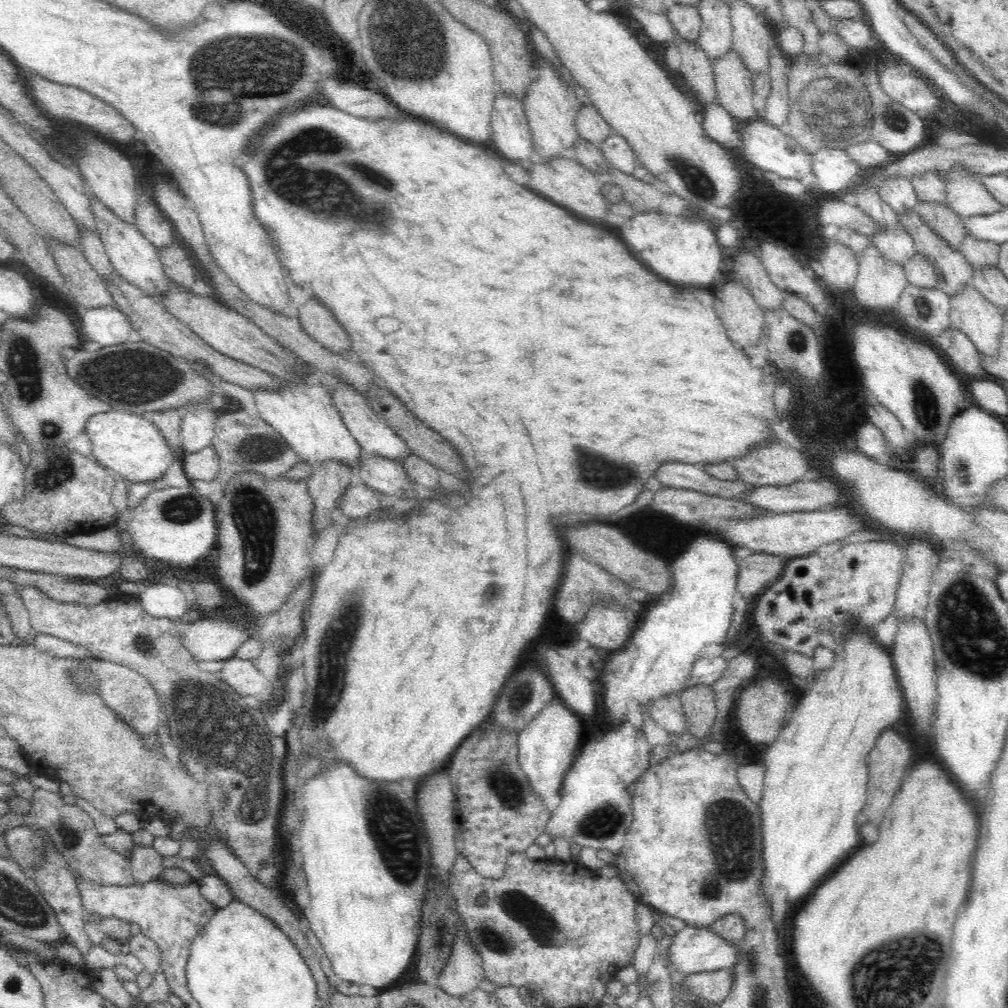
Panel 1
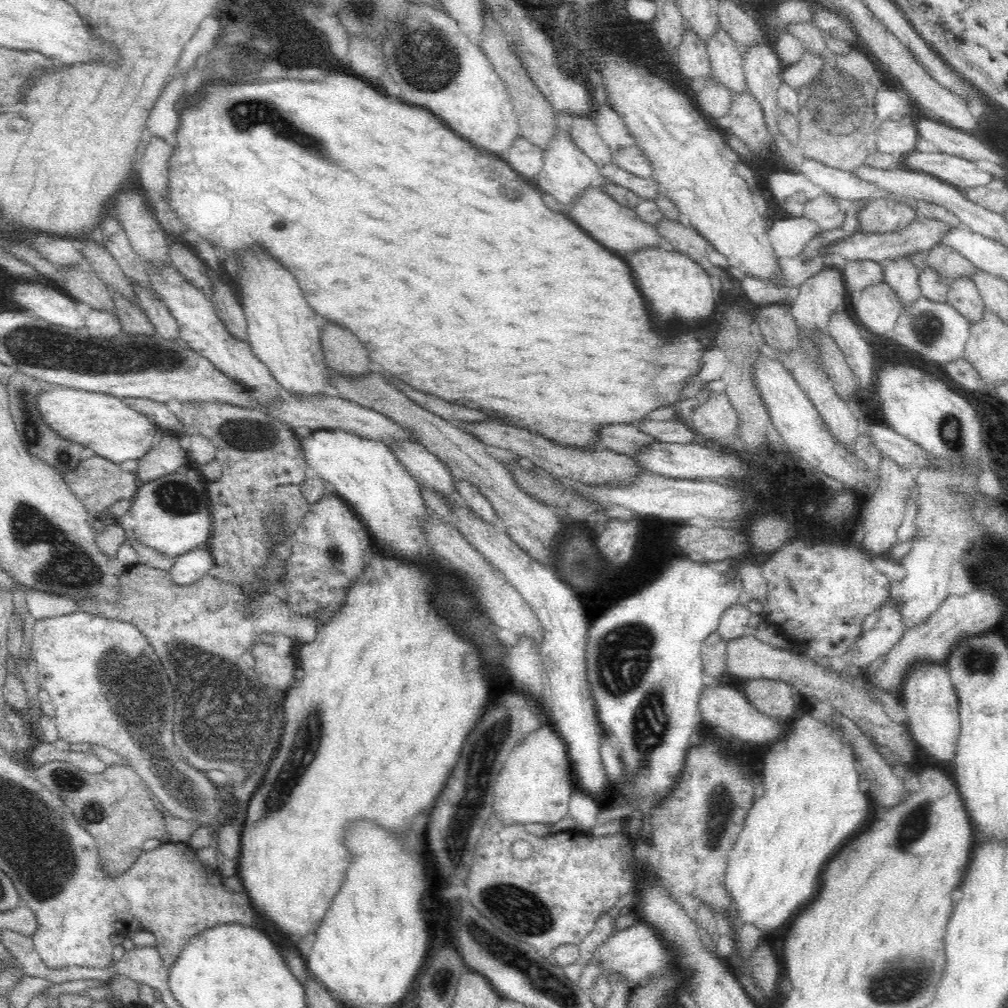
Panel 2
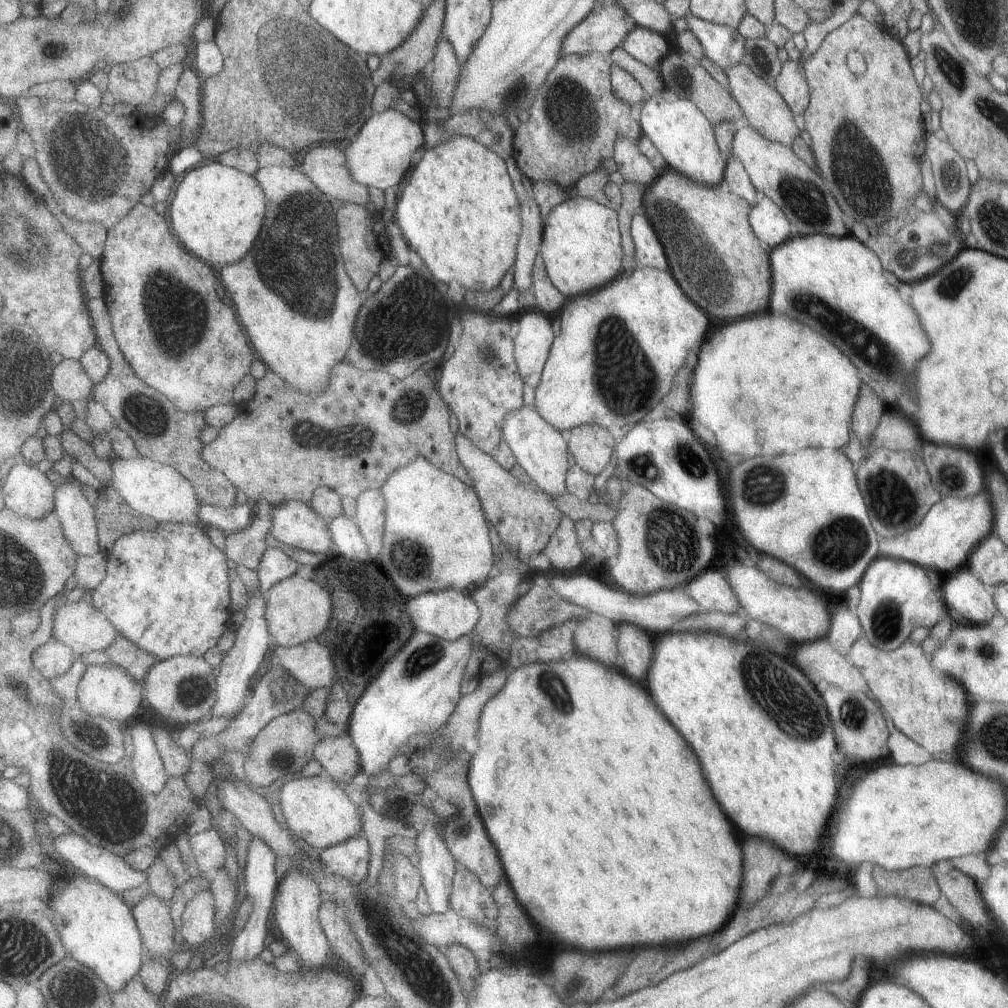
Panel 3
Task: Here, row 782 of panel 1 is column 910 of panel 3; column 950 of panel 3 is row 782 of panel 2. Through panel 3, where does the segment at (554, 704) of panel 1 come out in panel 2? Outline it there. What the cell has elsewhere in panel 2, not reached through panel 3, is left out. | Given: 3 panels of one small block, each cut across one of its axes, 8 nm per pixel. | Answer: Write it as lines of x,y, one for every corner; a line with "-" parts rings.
542,726
526,736
508,756
496,784
494,816
504,824
532,824
542,822
554,826
558,820
570,816
570,798
574,794
570,776
570,756
564,740
552,726

